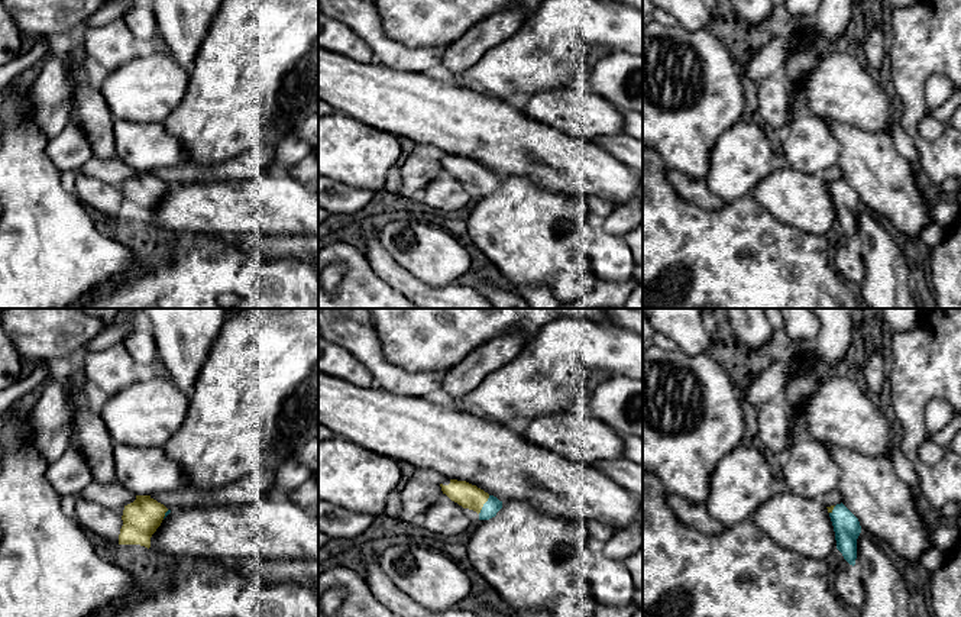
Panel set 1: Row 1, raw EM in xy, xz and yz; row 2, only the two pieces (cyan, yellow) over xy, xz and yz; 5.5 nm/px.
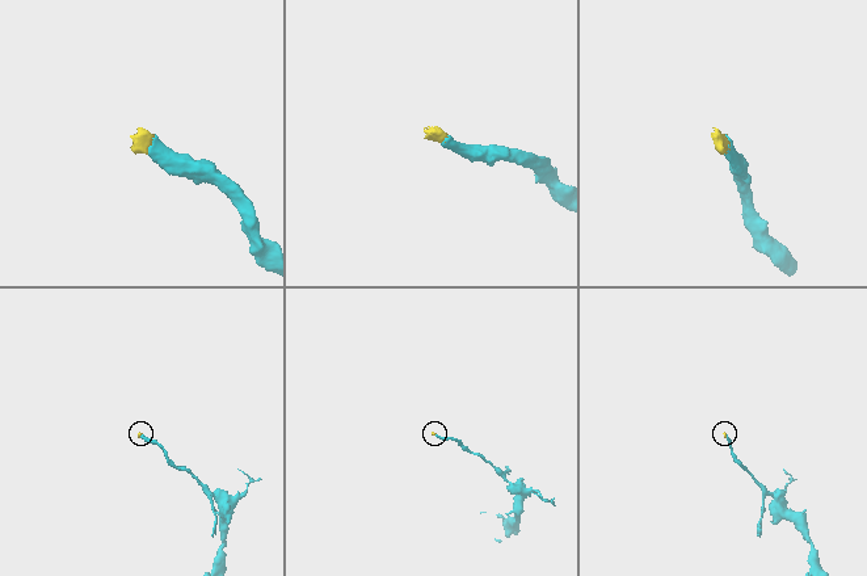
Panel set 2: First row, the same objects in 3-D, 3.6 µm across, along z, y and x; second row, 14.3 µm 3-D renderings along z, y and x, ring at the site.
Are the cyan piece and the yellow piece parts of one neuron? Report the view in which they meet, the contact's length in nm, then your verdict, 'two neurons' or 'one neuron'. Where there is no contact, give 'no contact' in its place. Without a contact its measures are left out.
contact in xz; length 120 nm; one neuron

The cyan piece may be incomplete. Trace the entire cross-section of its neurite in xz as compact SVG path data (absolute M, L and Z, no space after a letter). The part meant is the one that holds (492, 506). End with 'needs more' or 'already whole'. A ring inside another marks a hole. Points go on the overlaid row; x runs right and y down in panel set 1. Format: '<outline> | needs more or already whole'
M444 478L440 487L452 501L476 511L479 520L489 520L502 508L502 501L466 481Z | needs more

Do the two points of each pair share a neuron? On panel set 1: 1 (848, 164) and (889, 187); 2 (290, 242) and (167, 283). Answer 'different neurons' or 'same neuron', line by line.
1: same neuron
2: different neurons

